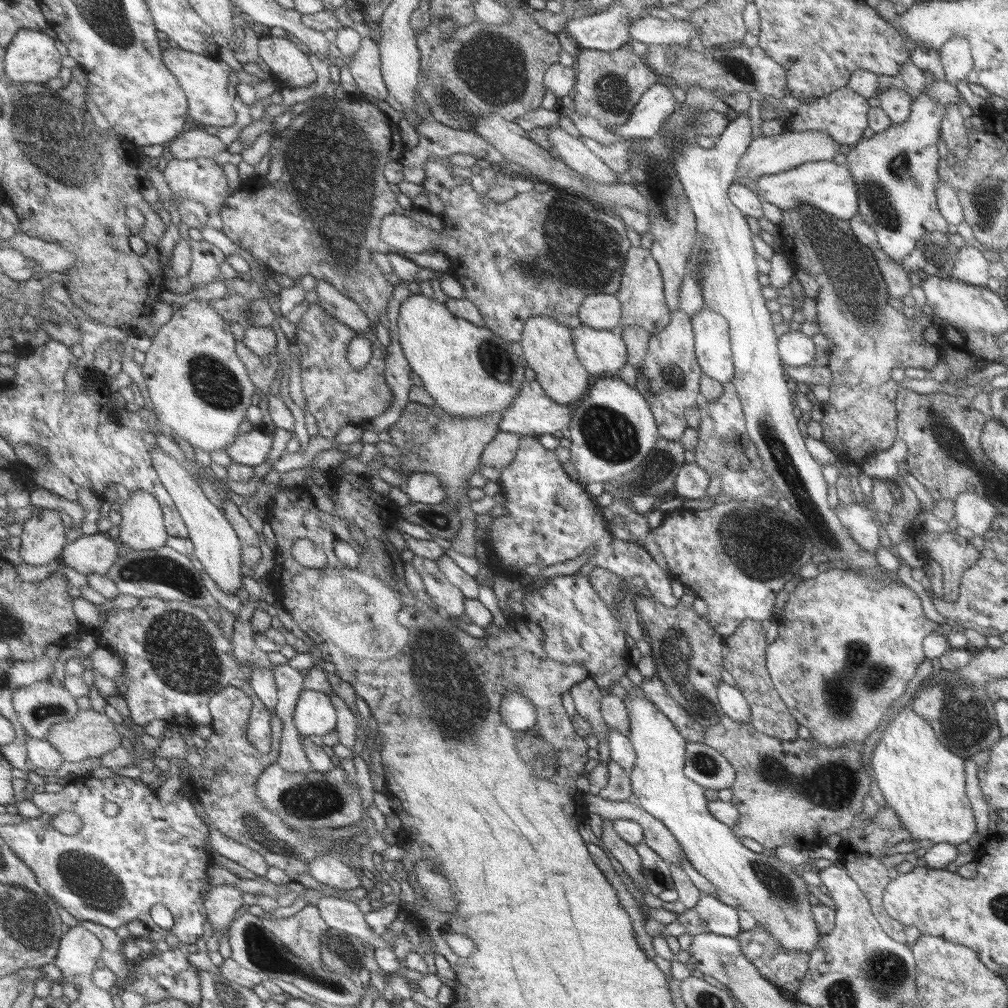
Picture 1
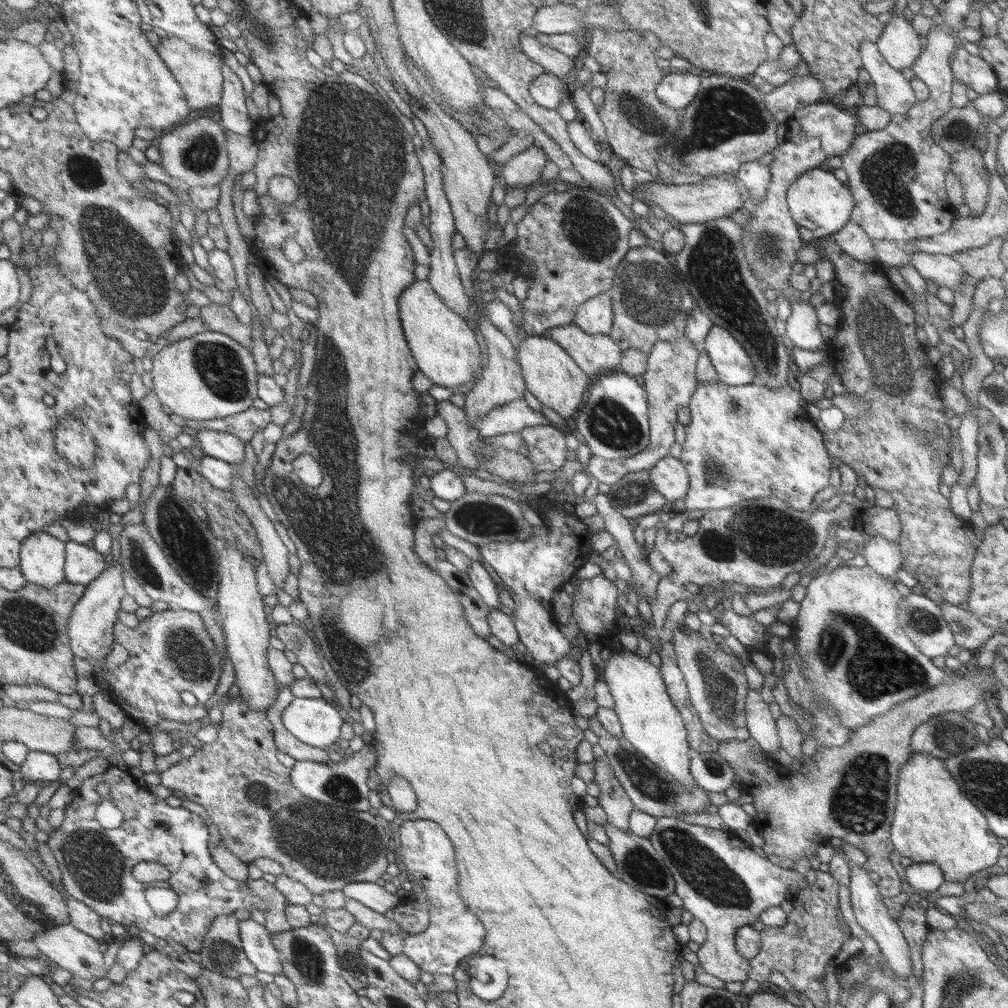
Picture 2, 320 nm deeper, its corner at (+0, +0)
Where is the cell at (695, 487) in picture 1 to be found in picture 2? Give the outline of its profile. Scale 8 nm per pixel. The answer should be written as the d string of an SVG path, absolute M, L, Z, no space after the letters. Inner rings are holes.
M669 455L649 469L648 477L652 488L672 504L678 505L687 492L687 471L679 460Z

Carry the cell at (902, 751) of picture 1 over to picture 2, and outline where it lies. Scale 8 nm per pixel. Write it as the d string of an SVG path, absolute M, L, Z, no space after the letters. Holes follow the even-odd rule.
M911 752L910 757L900 766L896 782L896 805L894 817L890 822L889 842L893 850L901 857L909 858L913 863L931 863L941 870L945 882L964 883L969 876L991 867L993 870L1001 864L999 842L988 829L986 818L957 786L957 782L947 772L942 759L928 754Z

